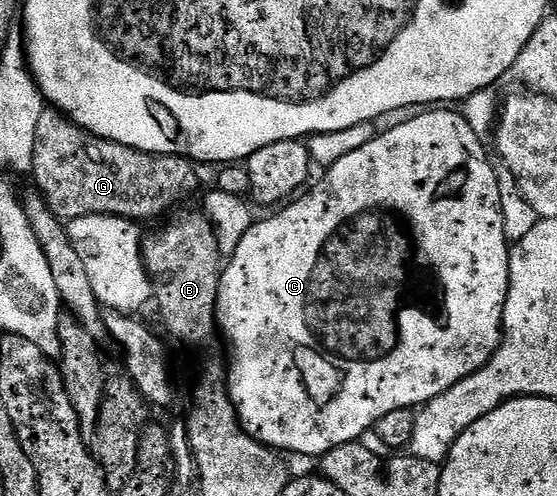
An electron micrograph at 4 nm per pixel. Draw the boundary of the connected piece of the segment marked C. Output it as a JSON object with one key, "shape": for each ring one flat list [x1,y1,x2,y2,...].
{"shape":[[439,106,434,110,420,111,423,112,420,116,415,116,412,120,403,120,400,124,393,125,388,132,380,131,373,138,373,142,369,142,369,146,361,146,361,150,353,150,353,154,345,154,345,158,341,158,341,162,337,162,332,168,328,168,322,173,323,177,315,185,312,186,311,184,298,198,292,199,286,206,280,207,278,209,280,212,276,216,267,216,264,220,256,219,252,223,250,230,245,234,245,238,241,238,241,246,237,246,237,250,226,261,219,278,215,322,218,335,223,335,223,340,227,343,227,352,225,351,226,359,229,361,227,393,231,395,235,413,239,415,239,424,253,439,264,444,266,448,273,448,280,454,296,452,299,456,321,458,329,450,333,450,337,446,362,441,363,436,374,429,375,423,381,418,385,418,385,414,390,414,392,410,401,410,402,408,418,409,433,398,437,398,445,390,452,388,457,382,464,380,469,374,481,370,489,363,499,345,502,344,503,311,509,294,509,258,511,257,511,249,508,240,505,238,505,226,501,218,501,190,497,190,495,164,492,161,487,161,487,152,483,149,484,141,473,130,473,126,469,126,467,119,458,111,450,112,447,108,450,107]]}

